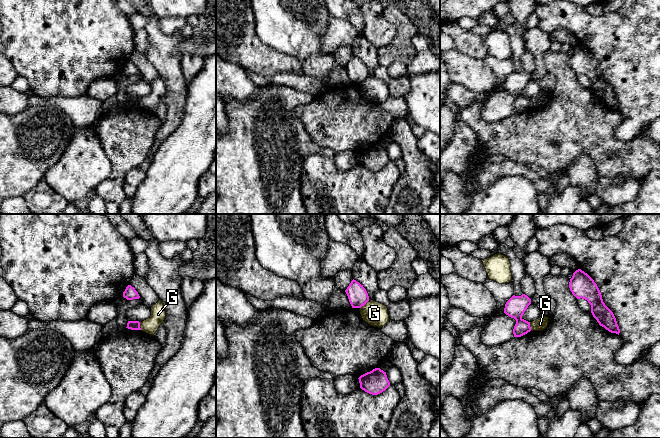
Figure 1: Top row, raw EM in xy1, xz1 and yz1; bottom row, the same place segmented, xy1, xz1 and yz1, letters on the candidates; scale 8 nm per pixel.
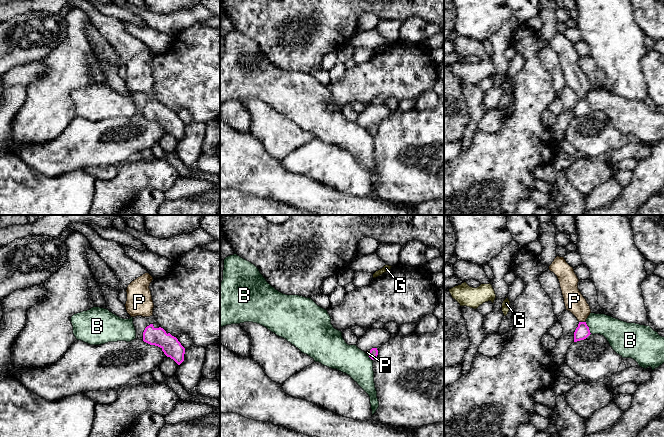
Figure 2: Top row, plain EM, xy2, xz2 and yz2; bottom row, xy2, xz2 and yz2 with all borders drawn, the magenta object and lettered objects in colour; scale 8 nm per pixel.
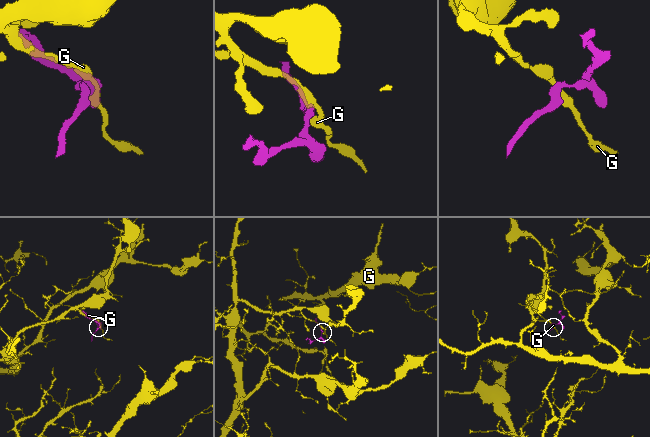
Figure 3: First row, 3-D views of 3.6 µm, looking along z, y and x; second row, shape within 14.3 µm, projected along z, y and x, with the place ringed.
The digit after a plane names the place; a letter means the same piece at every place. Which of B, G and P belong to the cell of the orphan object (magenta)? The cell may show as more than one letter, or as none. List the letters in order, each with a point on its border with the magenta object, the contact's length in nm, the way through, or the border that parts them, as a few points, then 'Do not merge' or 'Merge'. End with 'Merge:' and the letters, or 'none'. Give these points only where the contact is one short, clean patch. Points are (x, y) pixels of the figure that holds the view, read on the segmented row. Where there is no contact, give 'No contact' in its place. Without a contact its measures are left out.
B: Touches magenta at yz2 (588, 327). Shared border 120 nm. Boundary: yz2 (585, 321), (591, 333). Do not merge
G: Touches magenta at xz1 (364, 304). Shared border 100 nm. Boundary: xz1 (368, 300), (360, 308). Do not merge
P: Touches magenta at yz2 (582, 322). Shared border 50 nm. Path across: yz2 (582, 331), (582, 322), (581, 310), (574, 301). Merge
Merge: P

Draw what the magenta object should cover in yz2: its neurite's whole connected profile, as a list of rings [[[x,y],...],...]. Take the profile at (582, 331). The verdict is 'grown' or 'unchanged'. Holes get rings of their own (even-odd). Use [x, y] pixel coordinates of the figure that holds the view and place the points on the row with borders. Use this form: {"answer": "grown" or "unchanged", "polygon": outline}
{"answer": "grown", "polygon": [[[557,256],[549,266],[549,270],[559,280],[566,310],[570,311],[579,321],[574,332],[574,342],[586,339],[591,334],[585,322],[591,313],[591,309],[578,289],[579,279],[573,267],[566,262],[564,257]]]}

